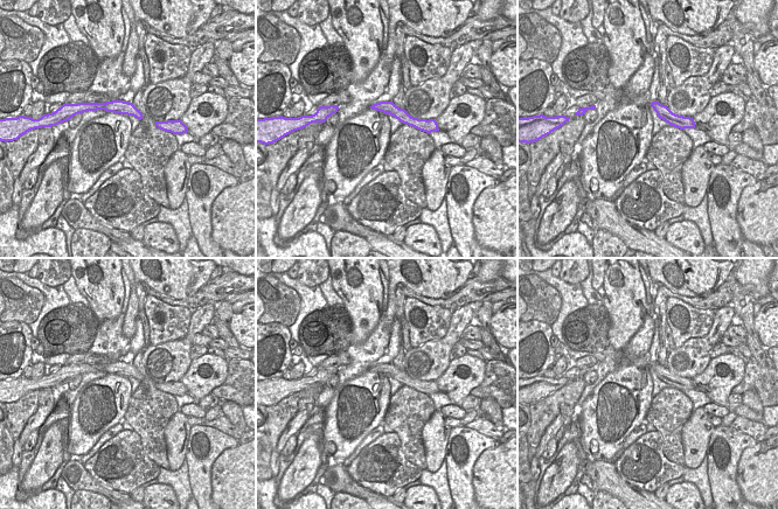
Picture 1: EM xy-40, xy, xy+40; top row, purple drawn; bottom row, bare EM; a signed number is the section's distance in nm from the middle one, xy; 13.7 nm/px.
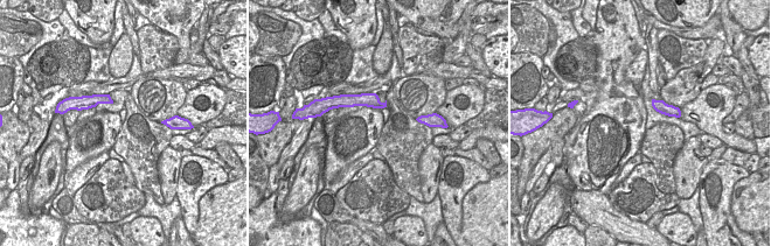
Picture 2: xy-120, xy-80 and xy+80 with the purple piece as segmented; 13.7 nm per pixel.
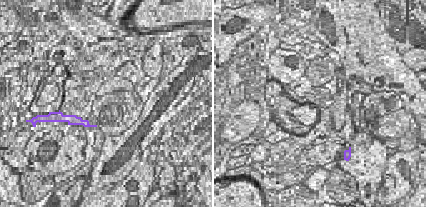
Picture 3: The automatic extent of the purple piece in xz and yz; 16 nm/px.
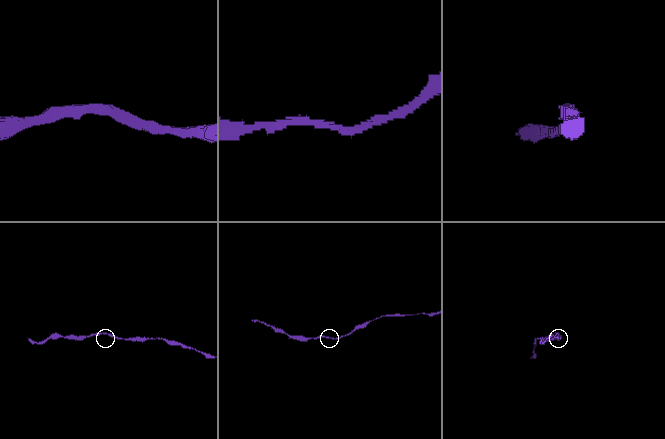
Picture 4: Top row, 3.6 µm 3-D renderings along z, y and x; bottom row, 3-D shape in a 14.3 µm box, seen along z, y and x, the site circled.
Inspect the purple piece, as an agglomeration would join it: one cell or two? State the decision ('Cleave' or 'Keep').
Keep.

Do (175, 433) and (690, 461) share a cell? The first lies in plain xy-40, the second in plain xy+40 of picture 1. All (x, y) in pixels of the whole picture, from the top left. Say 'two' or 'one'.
one

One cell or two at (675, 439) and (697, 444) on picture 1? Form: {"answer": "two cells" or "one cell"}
{"answer": "two cells"}

